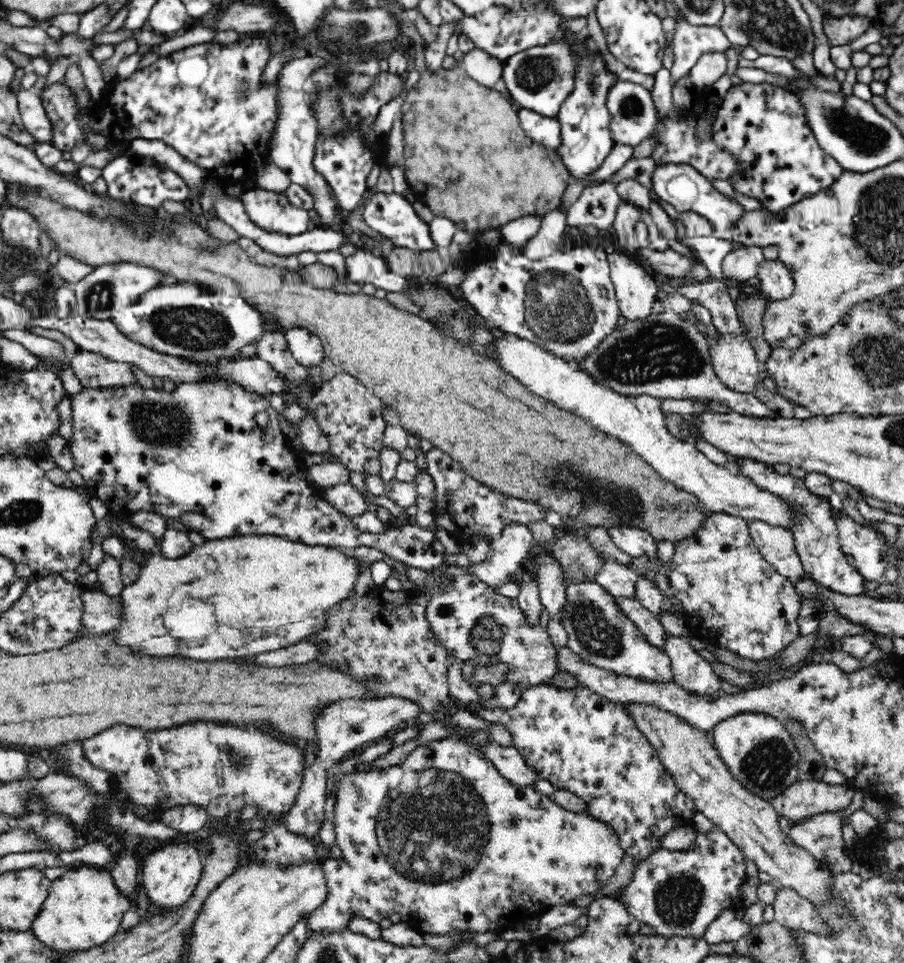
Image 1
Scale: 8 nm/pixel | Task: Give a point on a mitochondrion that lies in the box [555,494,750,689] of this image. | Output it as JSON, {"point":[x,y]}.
{"point":[591,627]}

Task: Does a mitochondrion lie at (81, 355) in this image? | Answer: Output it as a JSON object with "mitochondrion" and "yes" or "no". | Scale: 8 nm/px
{"mitochondrion":"no"}

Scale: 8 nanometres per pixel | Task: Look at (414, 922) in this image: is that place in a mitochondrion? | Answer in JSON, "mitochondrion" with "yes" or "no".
{"mitochondrion":"no"}

